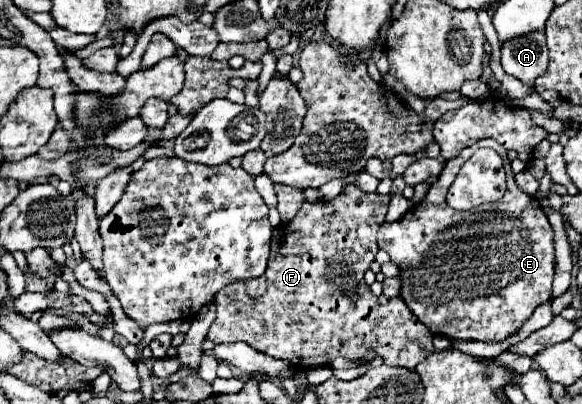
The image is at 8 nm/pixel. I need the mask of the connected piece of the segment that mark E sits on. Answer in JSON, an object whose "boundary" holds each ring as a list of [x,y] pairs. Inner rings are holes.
{"boundary":[[[467,147],[457,159],[447,161],[439,179],[429,187],[425,199],[411,207],[399,221],[383,223],[377,233],[379,249],[387,251],[391,261],[399,267],[401,293],[399,297],[413,311],[413,315],[429,327],[433,335],[445,335],[447,339],[461,341],[483,341],[499,343],[515,335],[533,311],[551,299],[551,283],[555,273],[553,253],[553,229],[541,209],[541,203],[531,195],[523,193],[511,171],[511,161],[505,157],[503,165],[507,171],[507,191],[497,203],[475,207],[473,211],[453,211],[445,203],[447,189],[457,177],[457,169],[471,157],[471,151],[479,147]]]}

